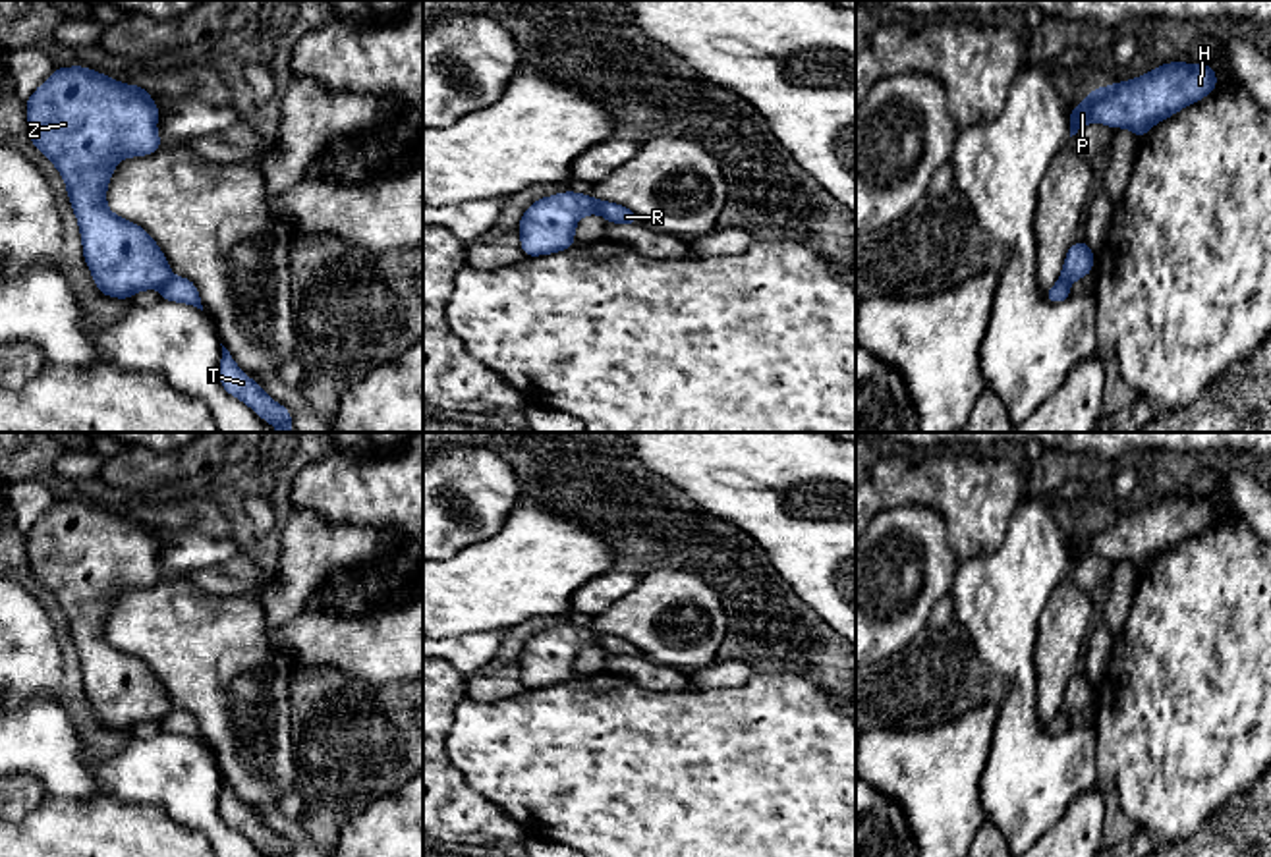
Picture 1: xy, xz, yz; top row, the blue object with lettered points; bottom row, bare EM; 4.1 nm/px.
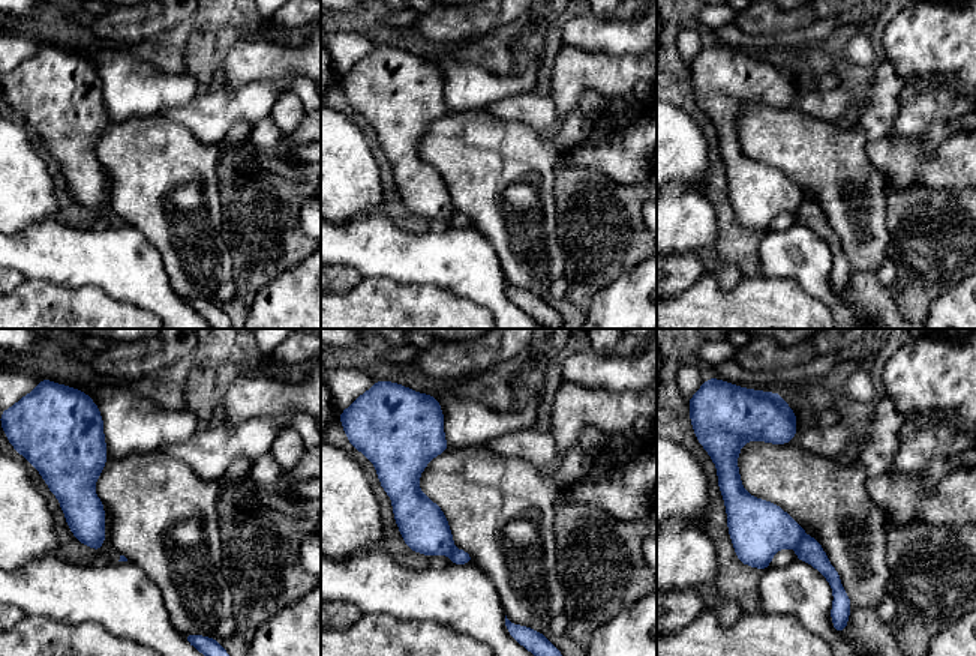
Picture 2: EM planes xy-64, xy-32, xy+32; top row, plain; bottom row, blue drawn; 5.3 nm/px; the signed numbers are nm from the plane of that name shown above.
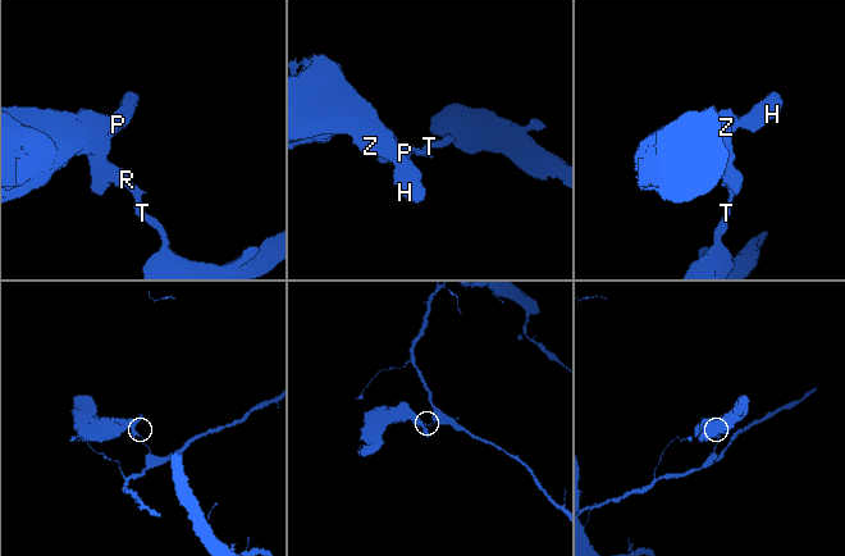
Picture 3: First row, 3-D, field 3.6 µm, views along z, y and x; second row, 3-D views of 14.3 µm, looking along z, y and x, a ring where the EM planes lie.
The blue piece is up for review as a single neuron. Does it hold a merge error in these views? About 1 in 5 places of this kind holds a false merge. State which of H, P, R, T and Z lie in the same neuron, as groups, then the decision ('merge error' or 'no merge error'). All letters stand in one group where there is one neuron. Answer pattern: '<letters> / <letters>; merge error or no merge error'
H P Z / R T; merge error

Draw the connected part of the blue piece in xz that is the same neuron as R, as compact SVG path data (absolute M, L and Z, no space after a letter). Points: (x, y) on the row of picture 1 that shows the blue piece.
M597 201L601 214L607 218L608 224L624 222L624 224L639 224L639 216L634 214L630 208L622 205L614 205L608 201Z

